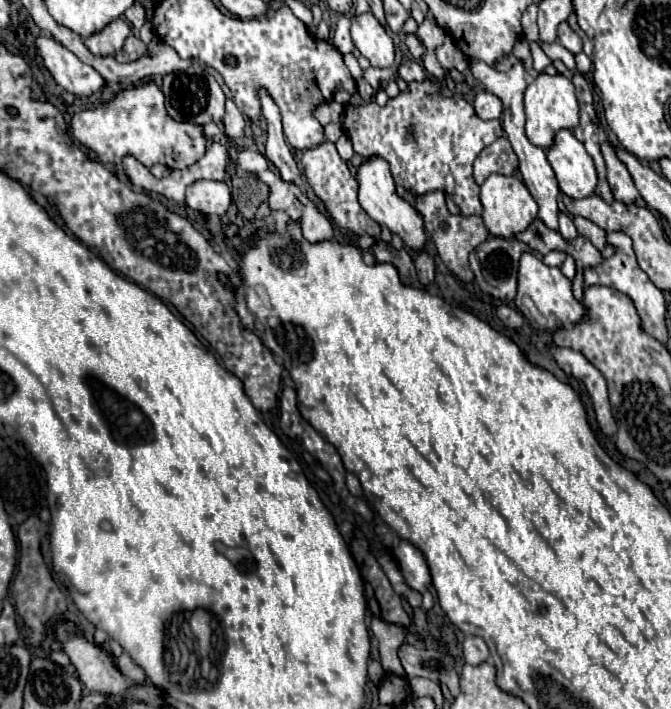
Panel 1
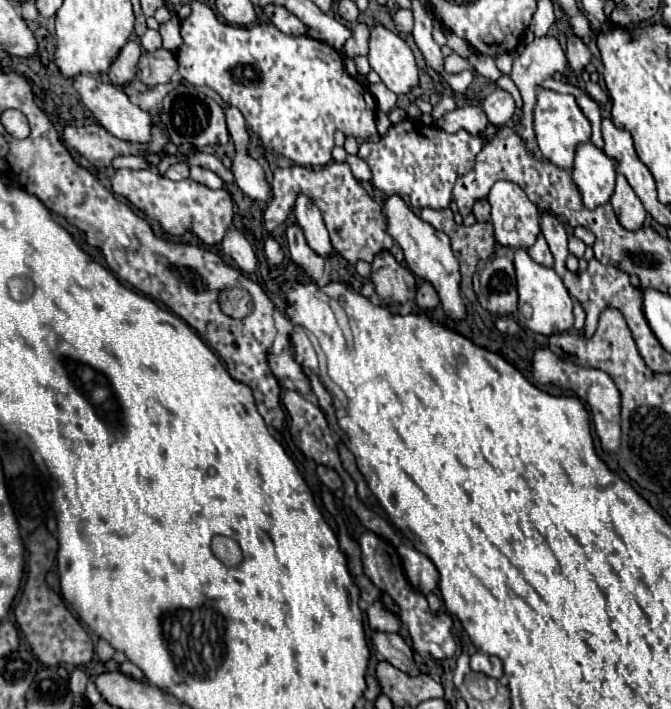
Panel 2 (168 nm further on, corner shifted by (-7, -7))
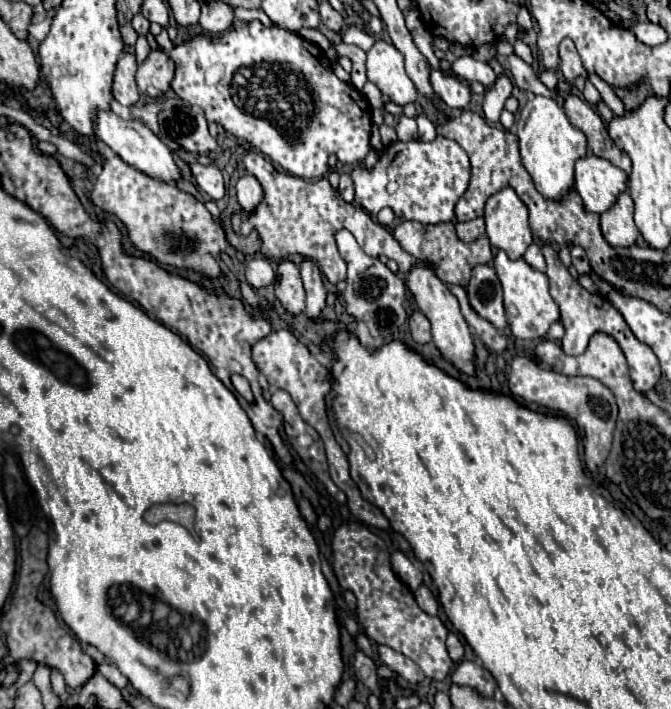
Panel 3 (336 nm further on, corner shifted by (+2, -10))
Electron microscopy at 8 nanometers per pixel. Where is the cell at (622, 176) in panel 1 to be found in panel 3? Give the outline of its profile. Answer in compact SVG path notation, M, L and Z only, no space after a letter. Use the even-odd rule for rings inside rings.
M628 192L620 194L616 204L600 216L600 228L604 240L612 248L628 248L638 238L638 228L634 224L634 202Z

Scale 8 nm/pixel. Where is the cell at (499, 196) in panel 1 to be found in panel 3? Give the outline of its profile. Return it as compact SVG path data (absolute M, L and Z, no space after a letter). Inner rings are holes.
M512 188L496 192L484 212L486 236L492 246L504 250L510 260L522 258L532 244L532 232L528 226L528 208Z

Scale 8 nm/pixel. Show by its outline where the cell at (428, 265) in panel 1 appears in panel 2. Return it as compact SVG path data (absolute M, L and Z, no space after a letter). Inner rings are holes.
M423 281L417 289L417 305L421 309L433 309L439 305L439 295L429 281Z

